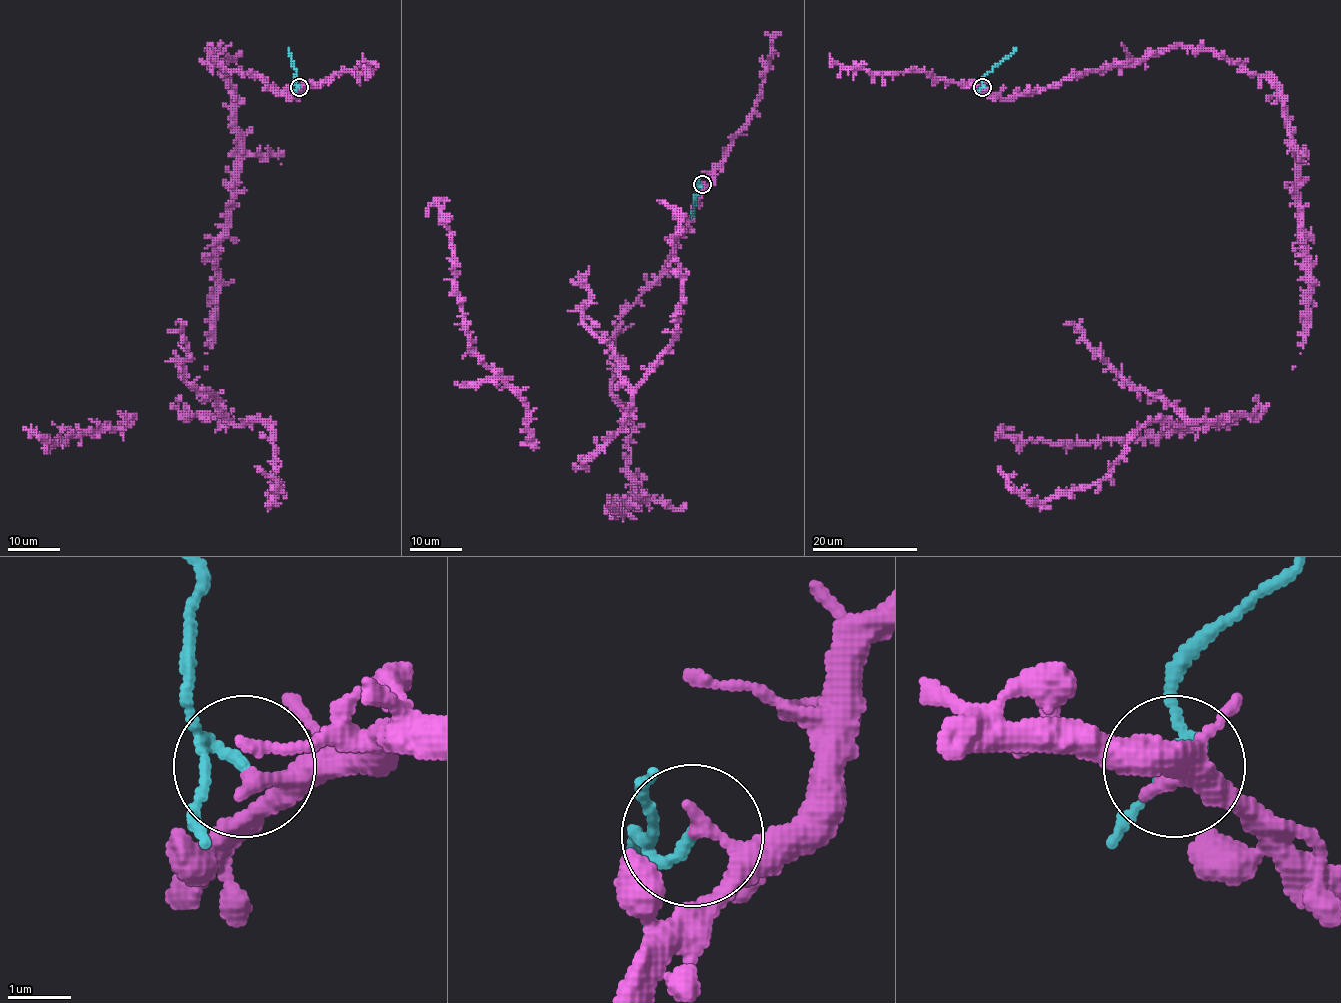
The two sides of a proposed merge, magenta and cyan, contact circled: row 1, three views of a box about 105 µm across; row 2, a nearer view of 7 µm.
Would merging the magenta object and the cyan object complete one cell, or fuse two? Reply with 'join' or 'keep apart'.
keep apart

